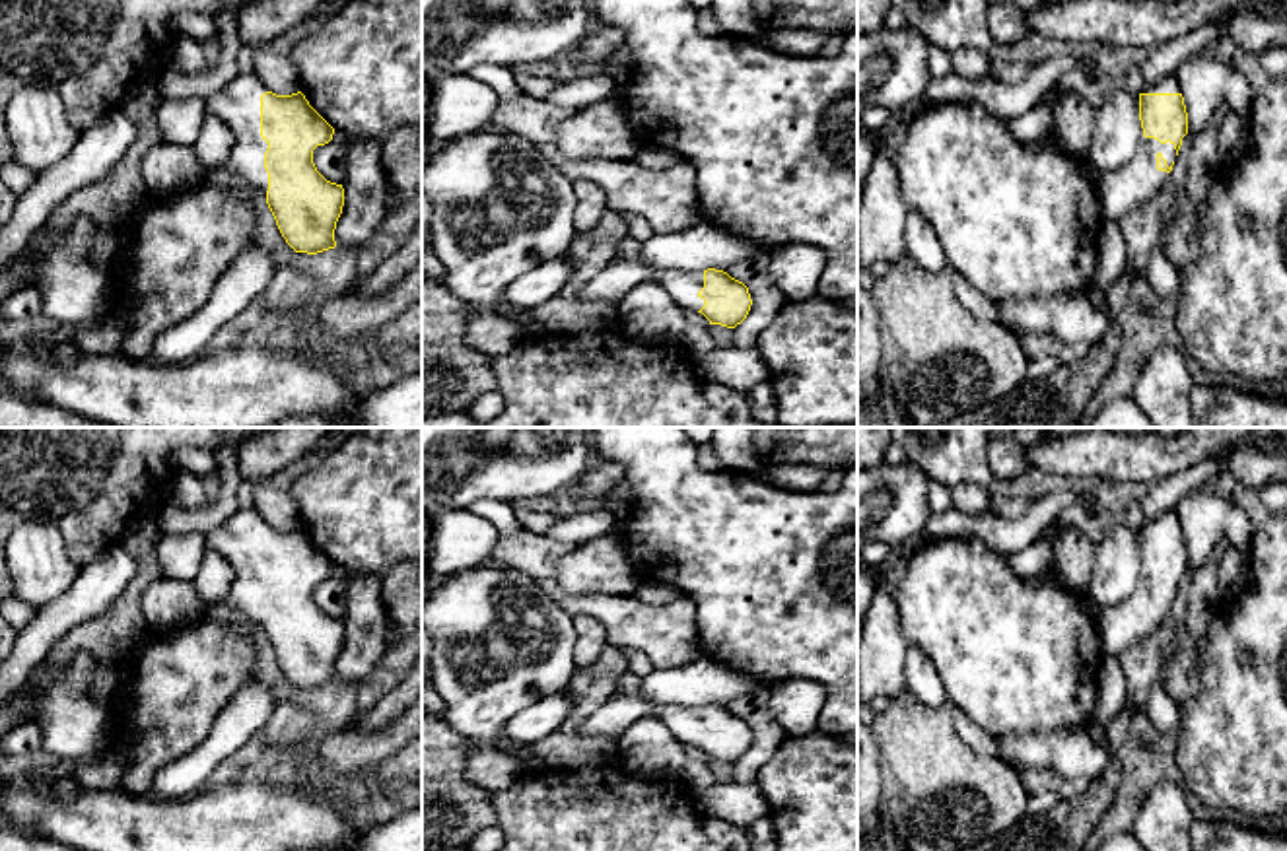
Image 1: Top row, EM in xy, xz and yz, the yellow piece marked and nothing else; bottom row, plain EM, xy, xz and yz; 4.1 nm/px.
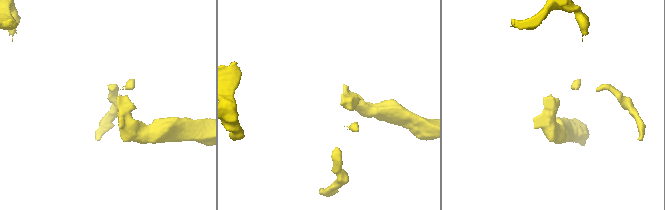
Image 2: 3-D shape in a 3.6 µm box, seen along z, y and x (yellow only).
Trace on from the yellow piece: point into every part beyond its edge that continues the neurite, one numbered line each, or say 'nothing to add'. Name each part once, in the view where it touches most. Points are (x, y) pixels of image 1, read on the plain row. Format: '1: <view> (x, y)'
1: xy (238, 539)

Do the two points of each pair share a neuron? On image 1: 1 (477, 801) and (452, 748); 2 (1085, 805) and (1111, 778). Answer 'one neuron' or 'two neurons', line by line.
1: one neuron
2: one neuron

